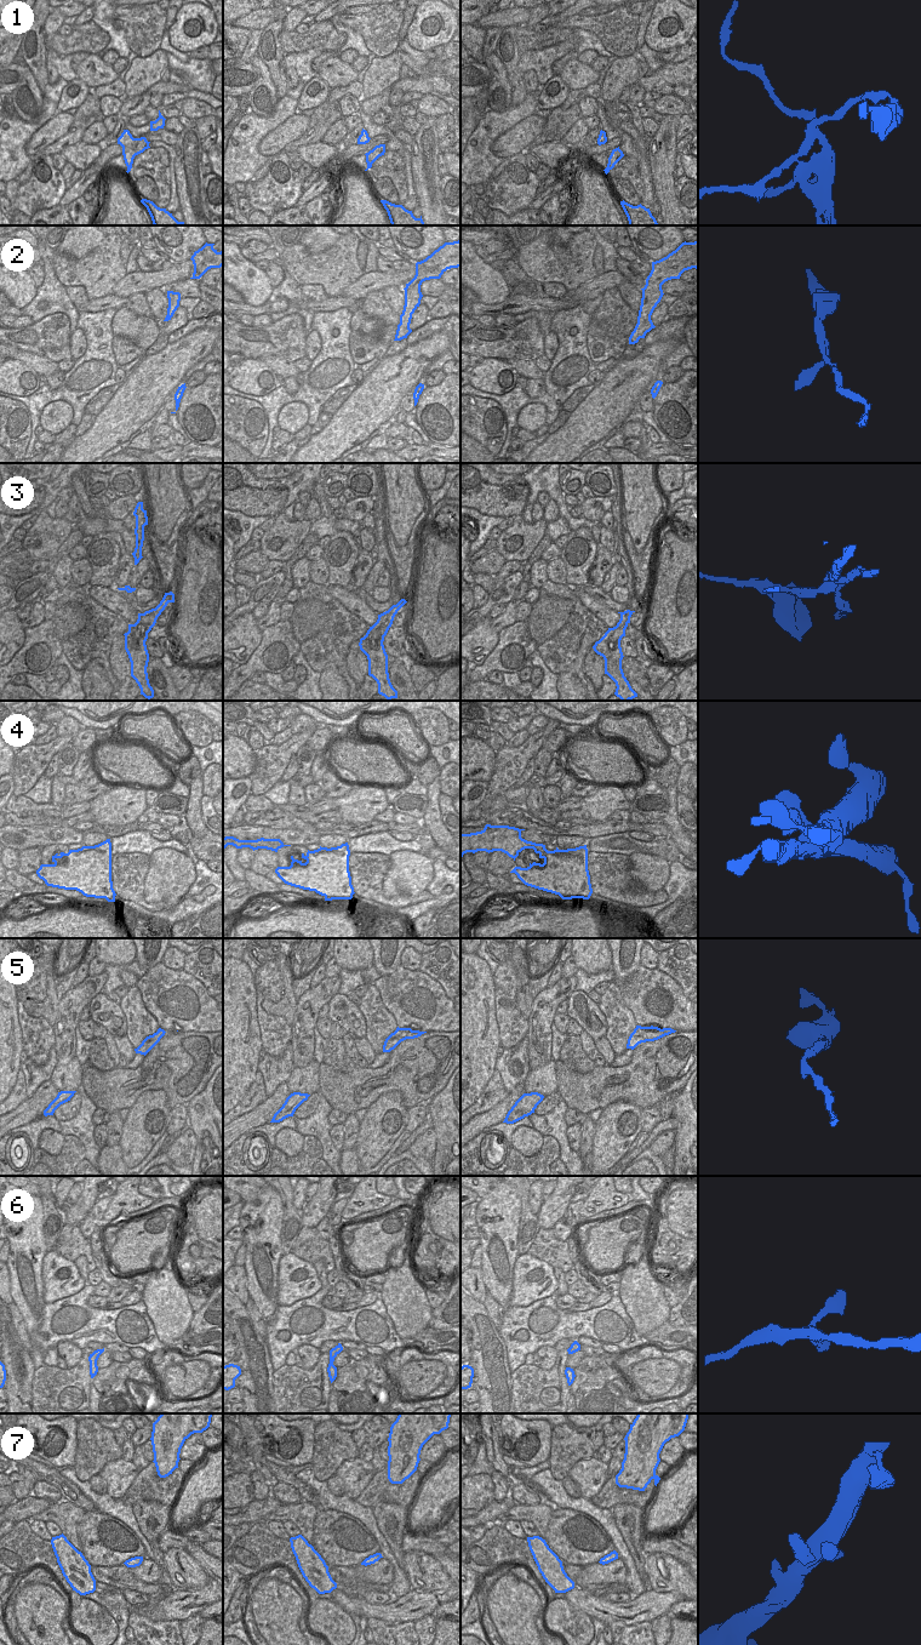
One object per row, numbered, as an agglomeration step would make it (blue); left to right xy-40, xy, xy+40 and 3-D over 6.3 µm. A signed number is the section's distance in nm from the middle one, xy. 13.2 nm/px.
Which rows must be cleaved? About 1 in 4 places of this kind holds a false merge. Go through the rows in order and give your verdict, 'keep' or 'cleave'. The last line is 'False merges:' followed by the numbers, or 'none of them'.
1: cleave
2: keep
3: cleave
4: keep
5: keep
6: keep
7: keep
False merges: 1, 3

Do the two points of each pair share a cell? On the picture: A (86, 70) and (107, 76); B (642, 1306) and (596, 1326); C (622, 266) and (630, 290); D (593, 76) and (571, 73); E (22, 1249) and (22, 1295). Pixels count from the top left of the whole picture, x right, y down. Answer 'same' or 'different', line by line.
A: same
B: different
C: different
D: same
E: same

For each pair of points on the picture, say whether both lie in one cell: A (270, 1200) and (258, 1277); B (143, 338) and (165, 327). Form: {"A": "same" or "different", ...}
{"A": "same", "B": "different"}

